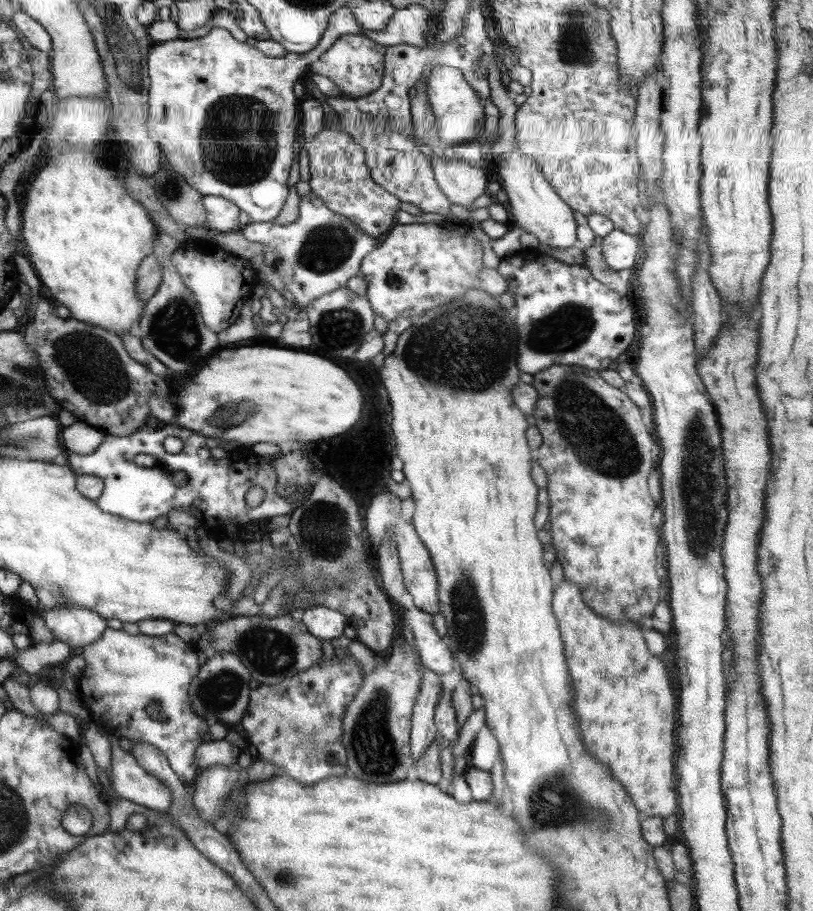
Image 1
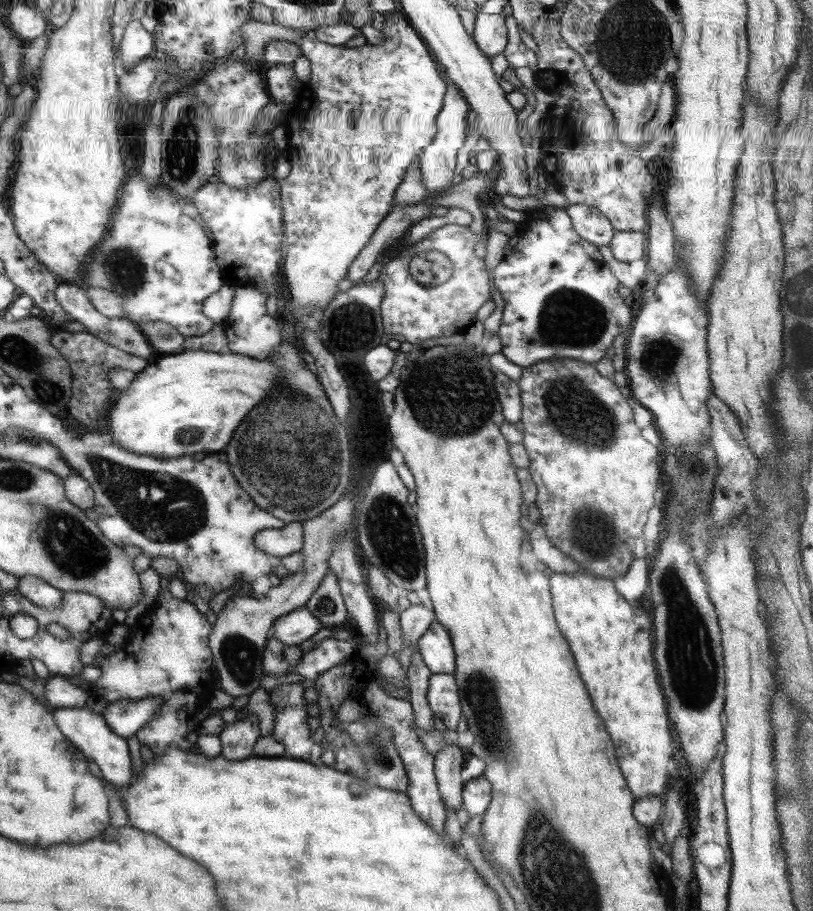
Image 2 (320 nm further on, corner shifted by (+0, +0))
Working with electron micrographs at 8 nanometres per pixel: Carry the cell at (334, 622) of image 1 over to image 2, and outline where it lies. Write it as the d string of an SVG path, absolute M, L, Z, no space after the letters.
M307 608L294 609L273 620L270 637L282 645L300 645L320 630L319 620Z

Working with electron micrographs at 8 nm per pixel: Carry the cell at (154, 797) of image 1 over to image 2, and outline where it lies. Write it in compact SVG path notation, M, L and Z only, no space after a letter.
M87 707L56 708L53 714L58 730L84 755L88 762L96 762L104 777L104 783L116 787L128 786L134 780L128 743L118 736L104 720L104 717L90 711Z

